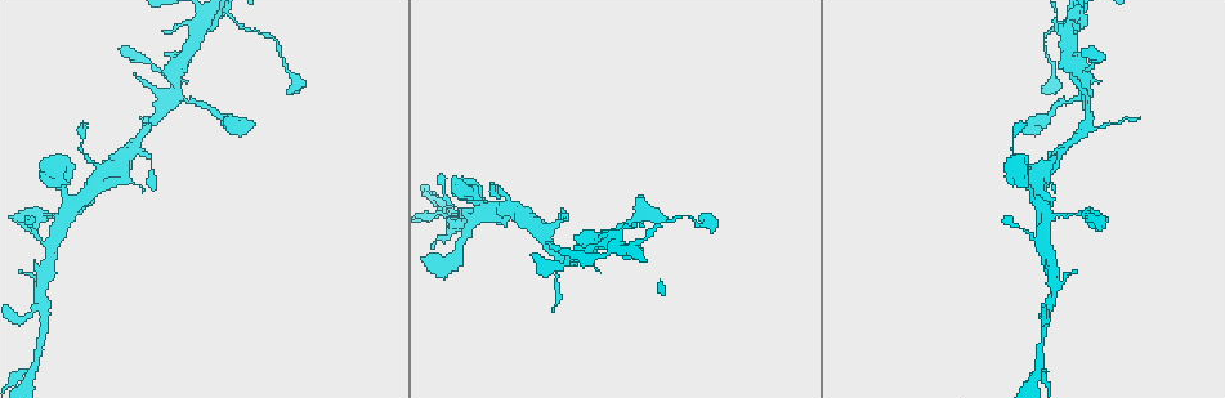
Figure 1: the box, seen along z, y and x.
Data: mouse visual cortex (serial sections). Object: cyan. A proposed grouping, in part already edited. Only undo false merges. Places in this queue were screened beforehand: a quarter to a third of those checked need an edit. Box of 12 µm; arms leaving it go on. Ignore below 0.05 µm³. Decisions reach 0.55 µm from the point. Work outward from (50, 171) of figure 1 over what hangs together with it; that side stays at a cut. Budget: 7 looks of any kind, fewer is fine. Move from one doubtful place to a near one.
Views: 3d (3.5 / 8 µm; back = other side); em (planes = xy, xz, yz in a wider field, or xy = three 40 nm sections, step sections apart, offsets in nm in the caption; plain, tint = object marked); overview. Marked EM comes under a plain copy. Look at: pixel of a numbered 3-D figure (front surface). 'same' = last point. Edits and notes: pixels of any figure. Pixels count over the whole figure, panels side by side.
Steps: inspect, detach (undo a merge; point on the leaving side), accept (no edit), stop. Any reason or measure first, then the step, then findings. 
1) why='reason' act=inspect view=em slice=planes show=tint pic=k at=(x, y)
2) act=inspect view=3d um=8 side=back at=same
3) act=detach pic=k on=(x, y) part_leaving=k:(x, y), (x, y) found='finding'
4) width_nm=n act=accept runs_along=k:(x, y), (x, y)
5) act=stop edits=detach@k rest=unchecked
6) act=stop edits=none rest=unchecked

why='thick turns thin' act=inspect view=3d um=8 pic=1 at=(488, 209)

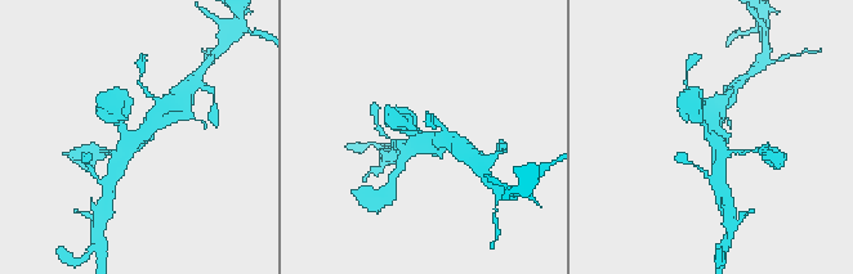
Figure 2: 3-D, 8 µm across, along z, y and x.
act=inspect view=3d um=3.5 pic=2 at=(711, 140)

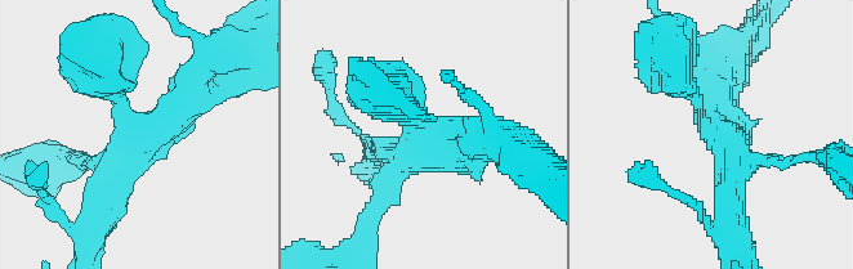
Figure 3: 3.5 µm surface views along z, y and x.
act=inspect view=em slice=xy step=1 show=tint pic=3 at=(144, 127)

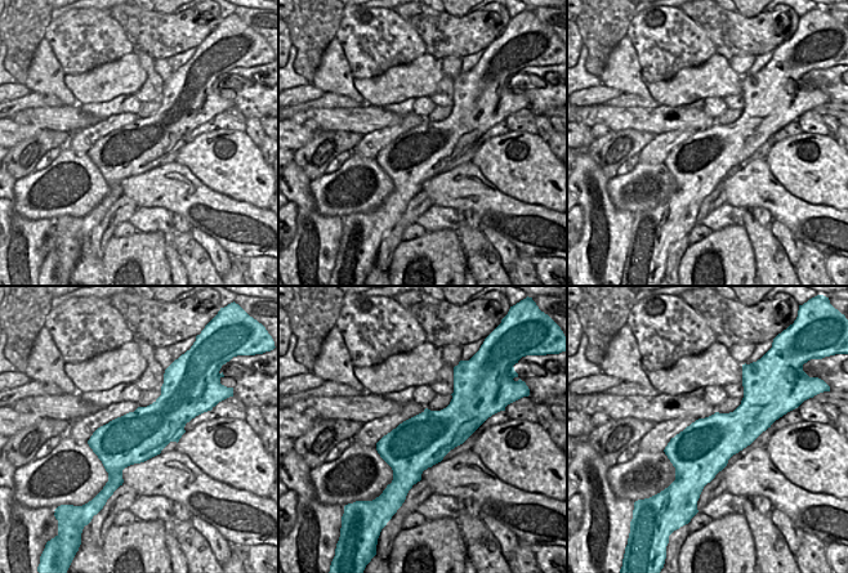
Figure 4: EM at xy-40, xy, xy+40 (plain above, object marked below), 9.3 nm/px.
arms=4 act=accept runs_along=3:(387, 95), (438, 140), (494, 140) found='continuous, no second cell'

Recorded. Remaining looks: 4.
why='two arms in line, one across' act=inspect view=3d um=3.5 pic=1 at=(455, 217)

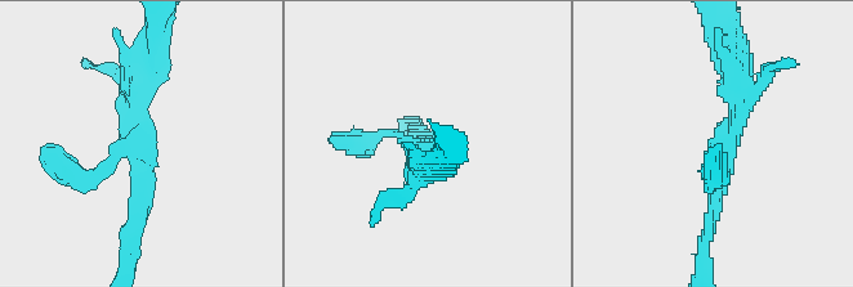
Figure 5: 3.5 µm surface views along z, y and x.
why='need the tissue' act=inspect view=em slice=xy step=2 show=tint pic=5 at=(140, 138)

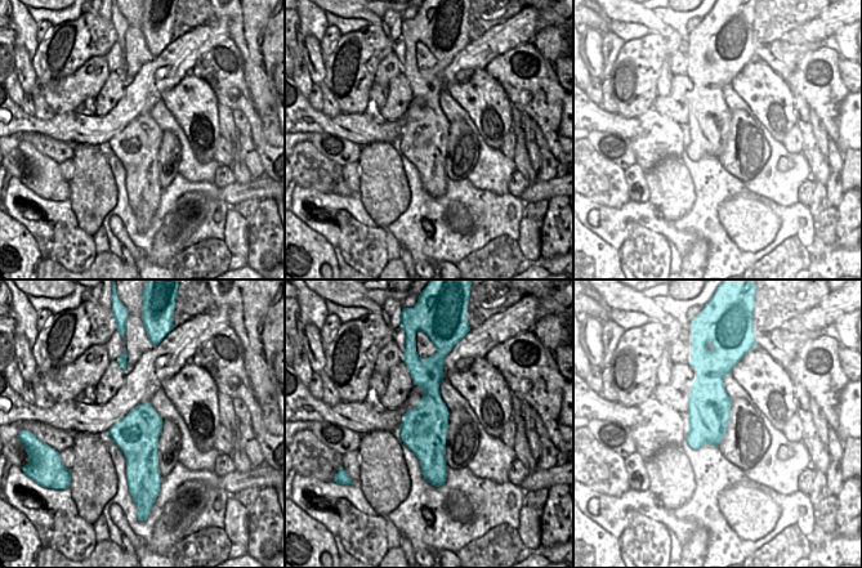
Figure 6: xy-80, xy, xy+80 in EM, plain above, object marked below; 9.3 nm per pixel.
act=accept found='continuous, no second cell'

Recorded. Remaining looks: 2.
act=inspect view=3d um=8 pic=1 at=(1036, 369)

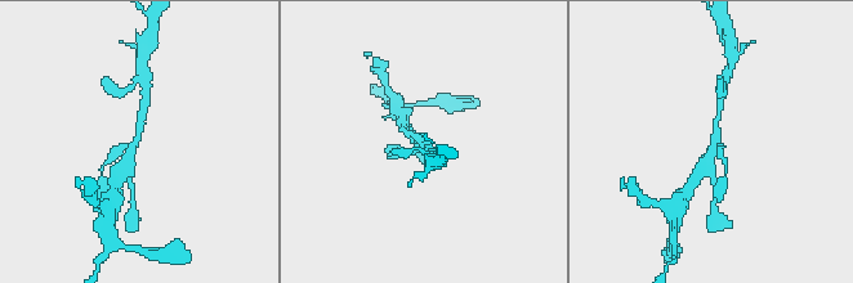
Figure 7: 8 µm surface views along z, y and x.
arms=3 arm_widths_nm=150,200,350 act=inspect view=em slice=xy step=1 show=tint pic=7 at=(716, 141)

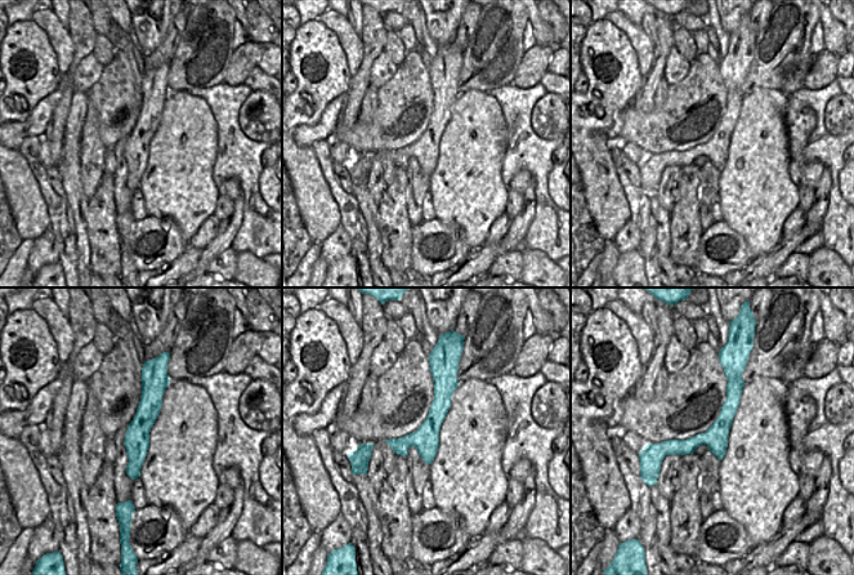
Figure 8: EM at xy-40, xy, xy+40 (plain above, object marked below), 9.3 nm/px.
act=accept runs_along=7:(144, 108), (130, 164), (121, 173) found='continuous, no second cell'

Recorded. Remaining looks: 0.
act=stop edits=none rest=unchecked

